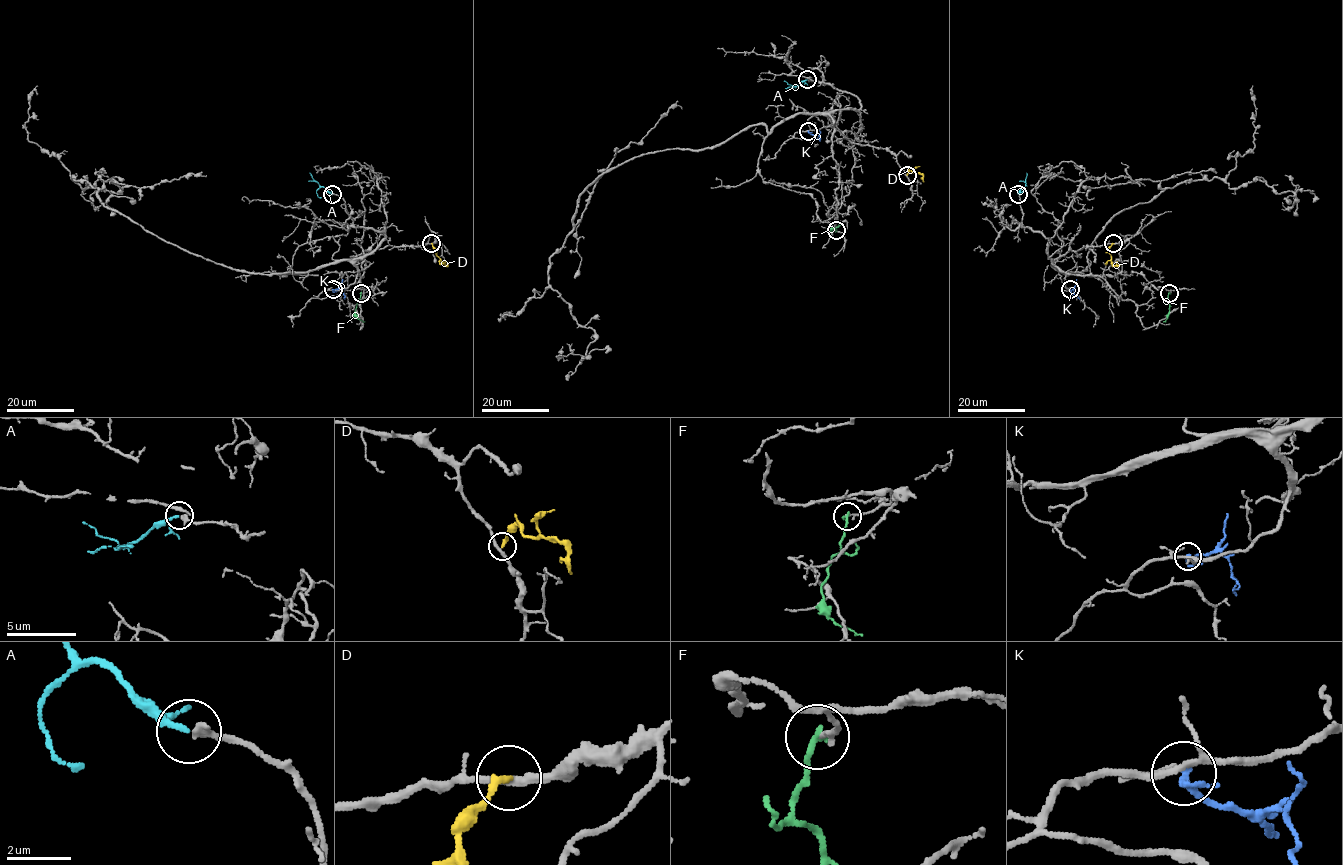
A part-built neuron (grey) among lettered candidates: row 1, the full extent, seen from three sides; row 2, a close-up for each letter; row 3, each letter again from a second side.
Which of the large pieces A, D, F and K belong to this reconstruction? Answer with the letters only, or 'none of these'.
A

